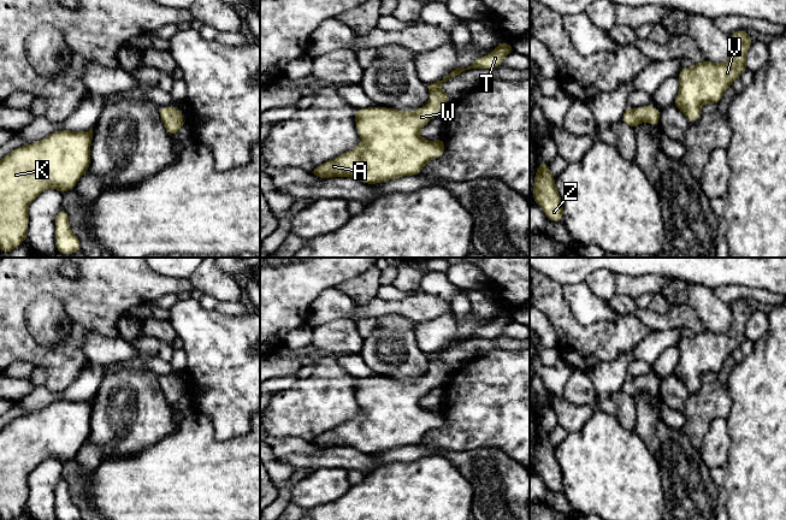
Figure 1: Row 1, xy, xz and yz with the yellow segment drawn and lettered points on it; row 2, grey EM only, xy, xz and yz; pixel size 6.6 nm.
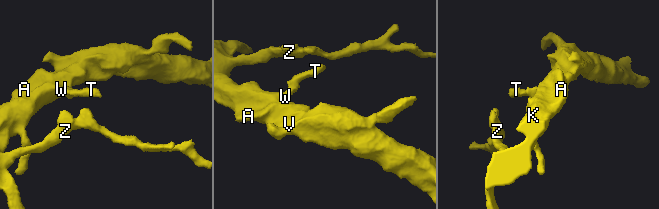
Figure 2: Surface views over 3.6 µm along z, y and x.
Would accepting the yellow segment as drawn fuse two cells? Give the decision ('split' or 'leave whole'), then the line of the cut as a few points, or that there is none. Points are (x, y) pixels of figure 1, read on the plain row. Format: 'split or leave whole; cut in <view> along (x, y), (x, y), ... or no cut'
leave whole; no cut

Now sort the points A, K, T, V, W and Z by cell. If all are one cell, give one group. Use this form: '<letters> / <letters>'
A K T V W Z

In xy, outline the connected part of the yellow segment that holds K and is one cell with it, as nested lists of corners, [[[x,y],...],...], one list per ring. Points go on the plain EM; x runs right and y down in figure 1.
[[[93,398],[89,401],[58,400],[31,414],[23,414],[0,430],[0,519],[13,520],[26,508],[29,474],[45,460],[58,459],[61,463],[75,457],[90,436]]]

